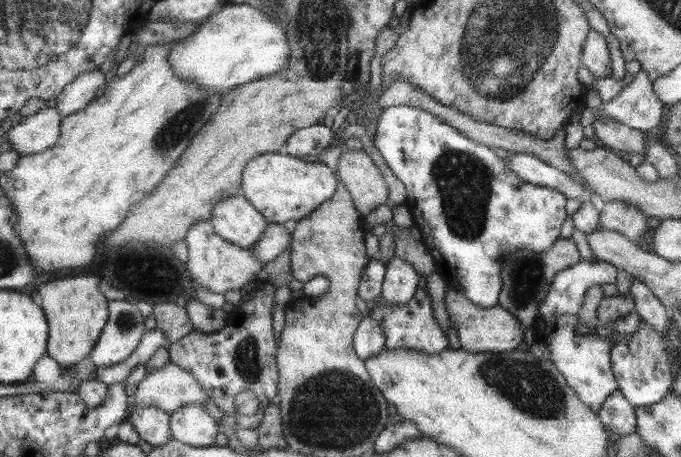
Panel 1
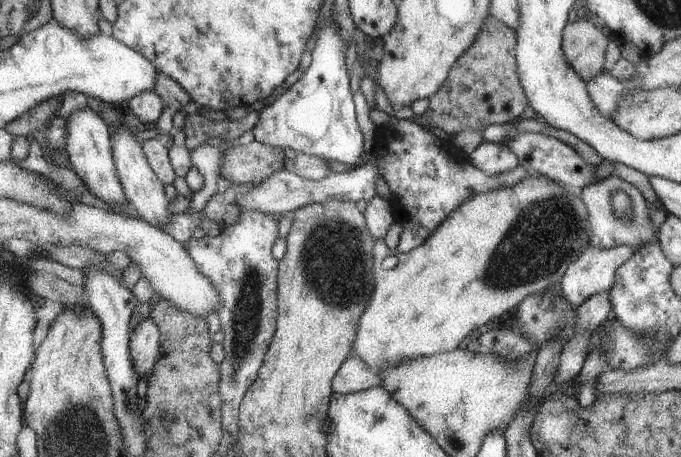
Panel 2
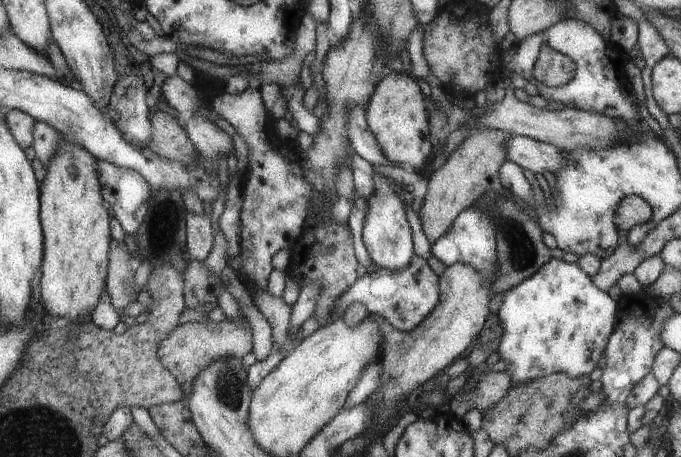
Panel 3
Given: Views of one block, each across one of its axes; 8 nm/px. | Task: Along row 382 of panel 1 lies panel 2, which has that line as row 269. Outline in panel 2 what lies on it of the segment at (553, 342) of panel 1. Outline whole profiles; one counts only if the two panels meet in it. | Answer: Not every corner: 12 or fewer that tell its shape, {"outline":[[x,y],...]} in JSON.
{"outline":[[587,245],[556,288],[573,306],[607,291],[637,250]]}

